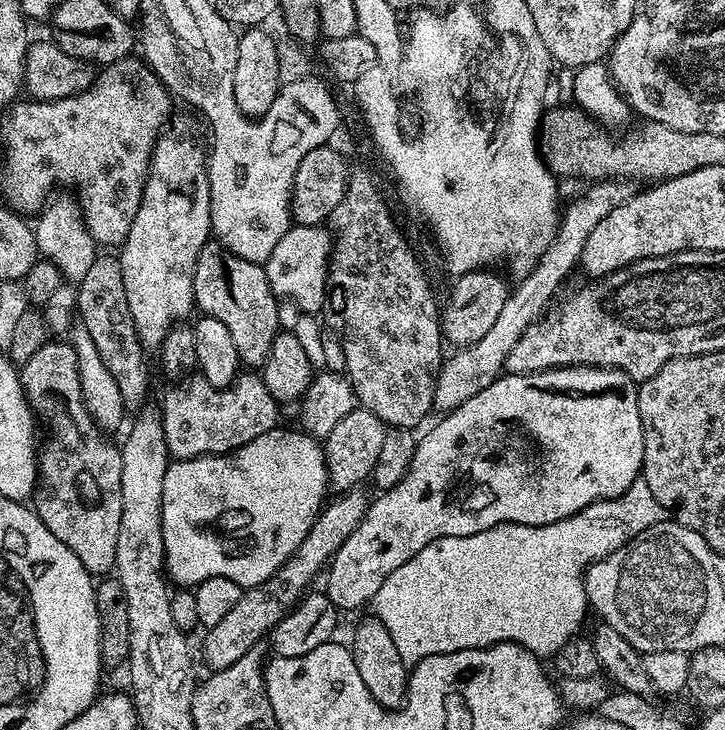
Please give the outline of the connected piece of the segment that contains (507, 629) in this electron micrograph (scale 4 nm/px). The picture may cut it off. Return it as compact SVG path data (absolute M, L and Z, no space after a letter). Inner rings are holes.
M637 482L631 484L627 490L625 490L620 496L614 500L599 500L594 502L590 506L583 508L578 514L574 514L570 518L565 520L559 520L553 524L547 524L546 526L526 526L525 524L499 524L494 526L490 530L482 530L478 534L470 534L469 536L447 536L446 538L438 538L434 542L430 542L430 546L426 546L426 550L418 550L418 554L414 554L414 558L410 558L410 562L406 562L406 566L398 566L398 570L394 570L394 574L390 574L390 578L386 578L386 582L382 582L382 590L378 590L374 601L374 614L379 618L386 626L386 630L390 630L390 638L394 638L394 646L398 646L398 654L402 654L404 663L411 666L416 664L422 658L430 658L434 654L446 654L447 652L457 652L458 650L470 650L471 648L490 648L494 644L517 644L522 646L526 650L530 650L536 656L541 658L555 657L557 652L561 652L563 648L568 647L570 641L577 639L581 635L580 627L584 624L584 615L590 612L590 605L588 602L588 594L584 589L584 574L588 571L588 567L591 564L596 563L597 560L603 560L605 556L609 556L611 552L617 552L623 544L627 544L637 536L639 532L644 532L648 529L650 524L662 524L666 519L666 513L661 504L659 504L654 498L654 494L648 492L648 485L643 482Z

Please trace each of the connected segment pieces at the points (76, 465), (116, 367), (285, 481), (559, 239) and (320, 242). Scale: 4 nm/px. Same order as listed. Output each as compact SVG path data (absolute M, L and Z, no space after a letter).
M49 342L31 356L30 362L19 365L18 371L28 405L41 421L48 420L49 440L45 444L43 441L39 449L36 490L30 497L34 511L58 542L66 542L66 546L78 554L78 562L82 562L88 572L111 573L116 566L118 522L122 522L122 454L119 447L112 447L86 410L78 374L78 354L74 354L71 343Z
M101 255L86 270L83 280L79 281L76 293L78 320L88 331L98 348L106 370L110 370L118 390L122 390L125 405L140 404L148 396L148 364L144 361L146 349L140 344L134 330L134 318L130 318L130 306L126 306L126 290L122 286L122 270L119 259Z
M283 426L271 428L266 434L254 438L254 442L246 442L241 448L234 449L230 454L199 456L198 458L175 460L169 463L166 478L162 478L162 538L164 539L166 576L173 585L184 590L192 590L196 585L206 582L206 578L221 576L222 578L230 578L230 582L238 582L238 586L242 590L253 588L266 582L266 578L270 578L270 574L274 574L278 570L278 566L282 566L282 562L286 562L286 558L290 558L290 554L294 554L294 550L298 550L298 546L302 546L306 534L314 526L321 509L325 507L326 498L324 495L329 494L330 487L321 441L303 430L293 428L283 428Z
M597 180L589 183L587 187L588 189L569 208L567 205L563 209L550 246L521 279L525 280L517 288L515 285L515 288L509 291L506 306L502 306L498 319L494 321L494 326L490 326L486 338L453 351L456 353L441 363L440 370L436 374L432 403L437 413L452 412L458 406L462 406L462 402L474 398L474 394L486 390L486 386L490 386L490 382L494 382L496 377L501 375L505 369L504 362L510 350L518 342L518 338L549 309L548 303L551 302L552 295L559 290L560 283L567 278L572 267L574 269L577 267L582 246L586 246L586 238L590 238L590 230L594 230L594 226L598 226L598 222L602 222L602 218L606 218L606 214L610 214L614 206L622 206L622 202L626 202L634 195L633 185L627 180Z
M293 223L291 228L282 234L278 246L264 264L264 273L270 282L272 292L277 298L284 296L297 304L295 307L304 314L316 314L325 307L328 294L328 261L332 258L333 233L327 227L302 226Z

